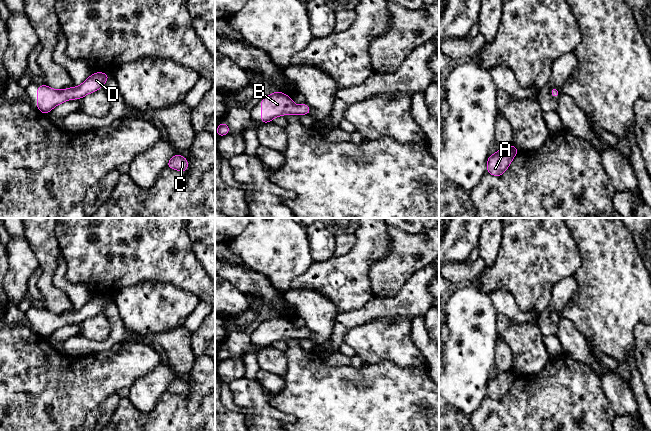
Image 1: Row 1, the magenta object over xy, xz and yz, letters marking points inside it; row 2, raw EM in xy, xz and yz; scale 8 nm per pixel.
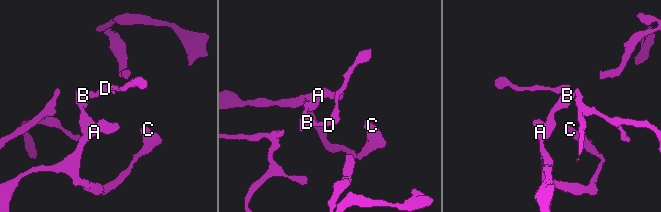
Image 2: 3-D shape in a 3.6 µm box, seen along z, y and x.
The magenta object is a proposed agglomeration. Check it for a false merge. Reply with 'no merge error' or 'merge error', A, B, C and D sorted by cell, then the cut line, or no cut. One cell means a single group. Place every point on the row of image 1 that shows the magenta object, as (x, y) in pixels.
no merge error | A B C D | no cut

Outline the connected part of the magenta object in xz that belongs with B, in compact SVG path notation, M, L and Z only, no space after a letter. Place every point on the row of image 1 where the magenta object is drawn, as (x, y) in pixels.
M276 91L261 101L261 124L270 123L274 117L286 114L309 115L311 108L307 103L295 105L288 95Z

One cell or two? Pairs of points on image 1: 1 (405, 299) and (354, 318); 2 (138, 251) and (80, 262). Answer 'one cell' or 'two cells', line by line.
1: one cell
2: one cell

